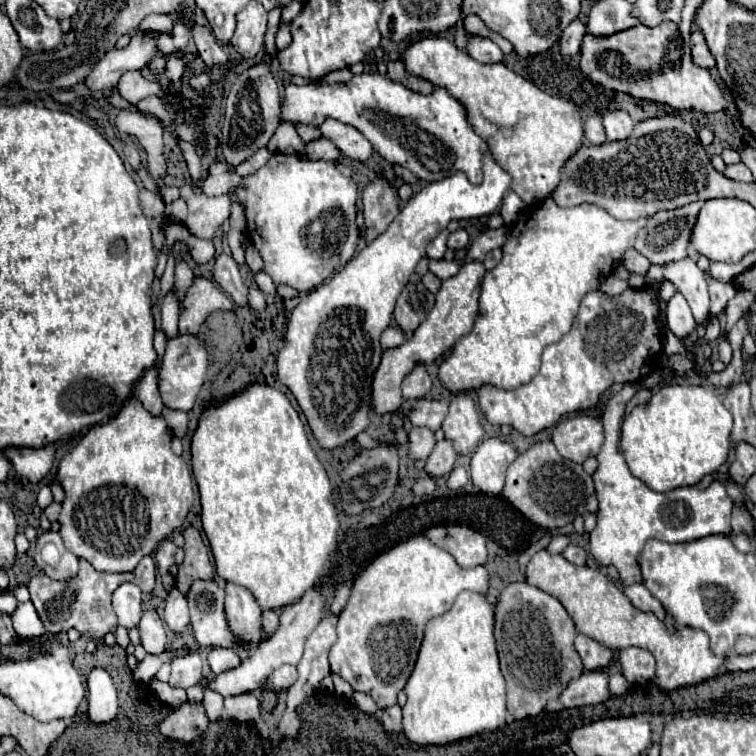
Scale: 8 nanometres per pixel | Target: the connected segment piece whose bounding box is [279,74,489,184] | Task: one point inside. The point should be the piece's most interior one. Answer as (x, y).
(430, 134)

